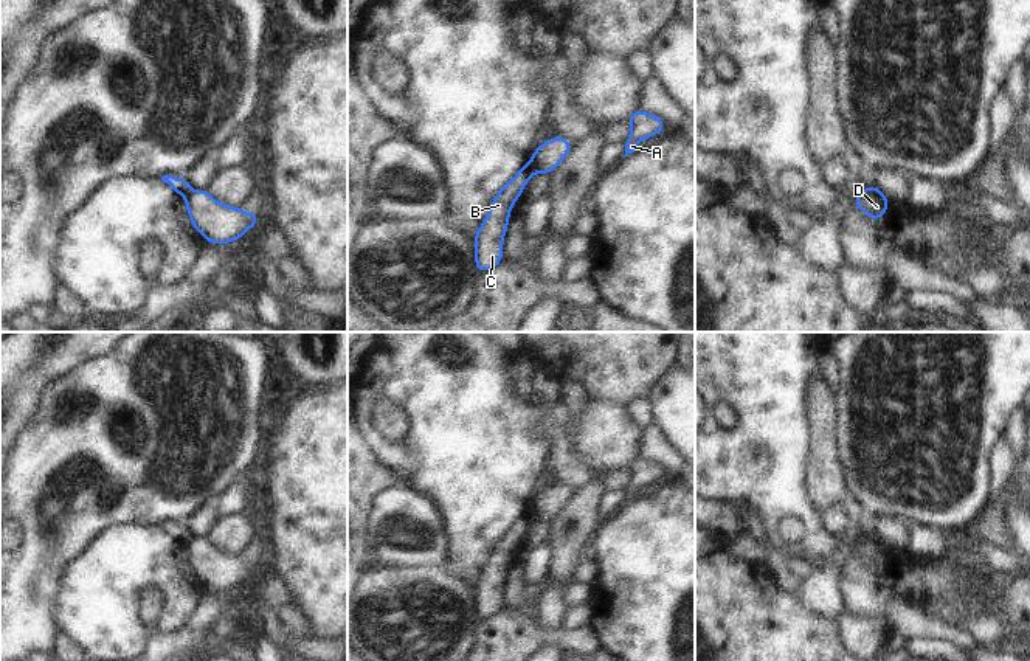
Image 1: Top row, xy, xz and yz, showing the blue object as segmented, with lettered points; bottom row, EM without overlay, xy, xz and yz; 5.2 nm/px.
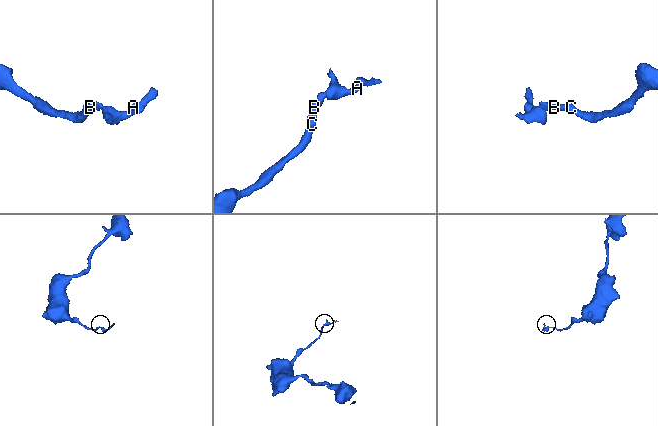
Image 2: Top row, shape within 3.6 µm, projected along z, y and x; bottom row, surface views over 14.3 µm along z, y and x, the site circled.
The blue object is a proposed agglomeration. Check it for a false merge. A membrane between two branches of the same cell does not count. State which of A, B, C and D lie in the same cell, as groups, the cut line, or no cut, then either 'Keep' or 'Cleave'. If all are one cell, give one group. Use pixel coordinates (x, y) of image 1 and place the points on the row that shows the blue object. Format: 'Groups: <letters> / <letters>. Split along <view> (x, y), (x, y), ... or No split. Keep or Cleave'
Groups: A D / B C. Split along xz (531, 160), (537, 171). Cleave

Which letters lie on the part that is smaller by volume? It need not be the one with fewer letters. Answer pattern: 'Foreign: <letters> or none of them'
Foreign: A, D

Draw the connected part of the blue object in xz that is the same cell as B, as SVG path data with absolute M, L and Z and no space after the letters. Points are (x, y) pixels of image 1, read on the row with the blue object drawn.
M531 160L493 199L487 217L475 234L475 264L478 273L503 262L503 239L509 227L510 209L534 174L537 174L537 166Z

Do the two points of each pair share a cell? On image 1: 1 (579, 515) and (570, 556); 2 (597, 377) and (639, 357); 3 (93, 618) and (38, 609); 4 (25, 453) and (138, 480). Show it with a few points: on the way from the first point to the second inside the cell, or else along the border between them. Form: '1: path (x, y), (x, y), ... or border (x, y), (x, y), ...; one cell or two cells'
1: path (577, 525), (570, 536), (570, 546); one cell
2: path (608, 366), (618, 357), (629, 357); one cell
3: border (62, 576), (51, 605), (51, 621), (58, 630); two cells
4: path (53, 456), (110, 456); one cell

